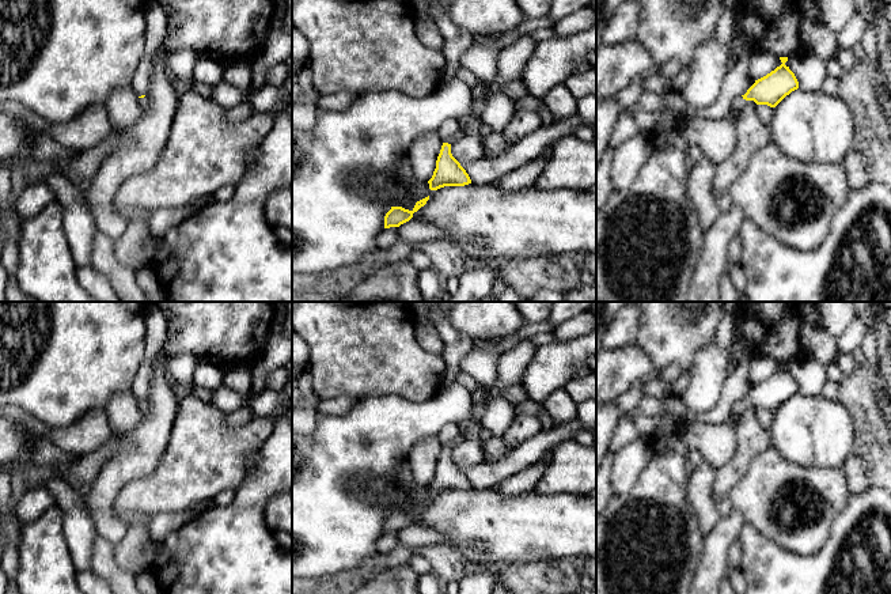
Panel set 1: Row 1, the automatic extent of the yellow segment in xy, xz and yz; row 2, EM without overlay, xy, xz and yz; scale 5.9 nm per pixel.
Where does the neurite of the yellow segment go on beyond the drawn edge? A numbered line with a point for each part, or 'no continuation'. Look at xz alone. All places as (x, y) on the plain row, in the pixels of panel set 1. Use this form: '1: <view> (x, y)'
1: xz (466, 431)

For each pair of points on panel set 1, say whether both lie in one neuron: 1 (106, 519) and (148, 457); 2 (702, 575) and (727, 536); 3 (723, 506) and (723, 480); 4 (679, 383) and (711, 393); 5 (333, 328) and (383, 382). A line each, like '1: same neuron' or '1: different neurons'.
1: same neuron
2: same neuron
3: different neurons
4: different neurons
5: same neuron

